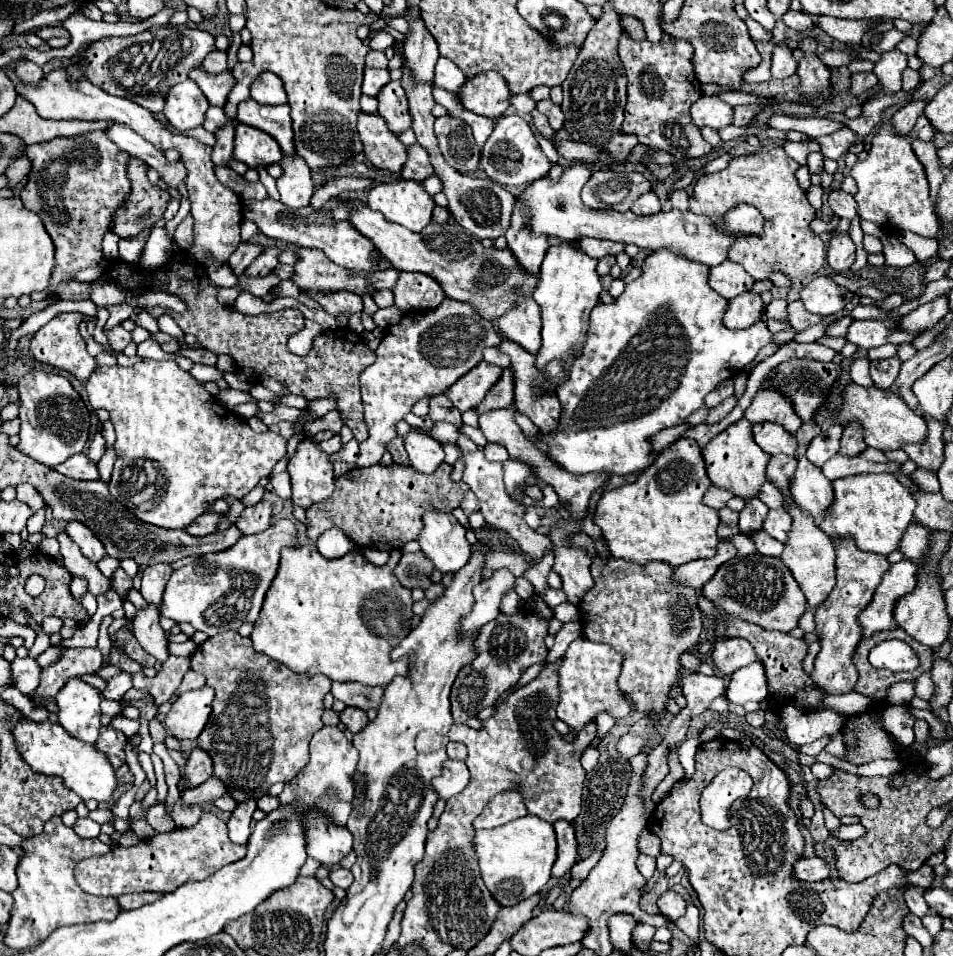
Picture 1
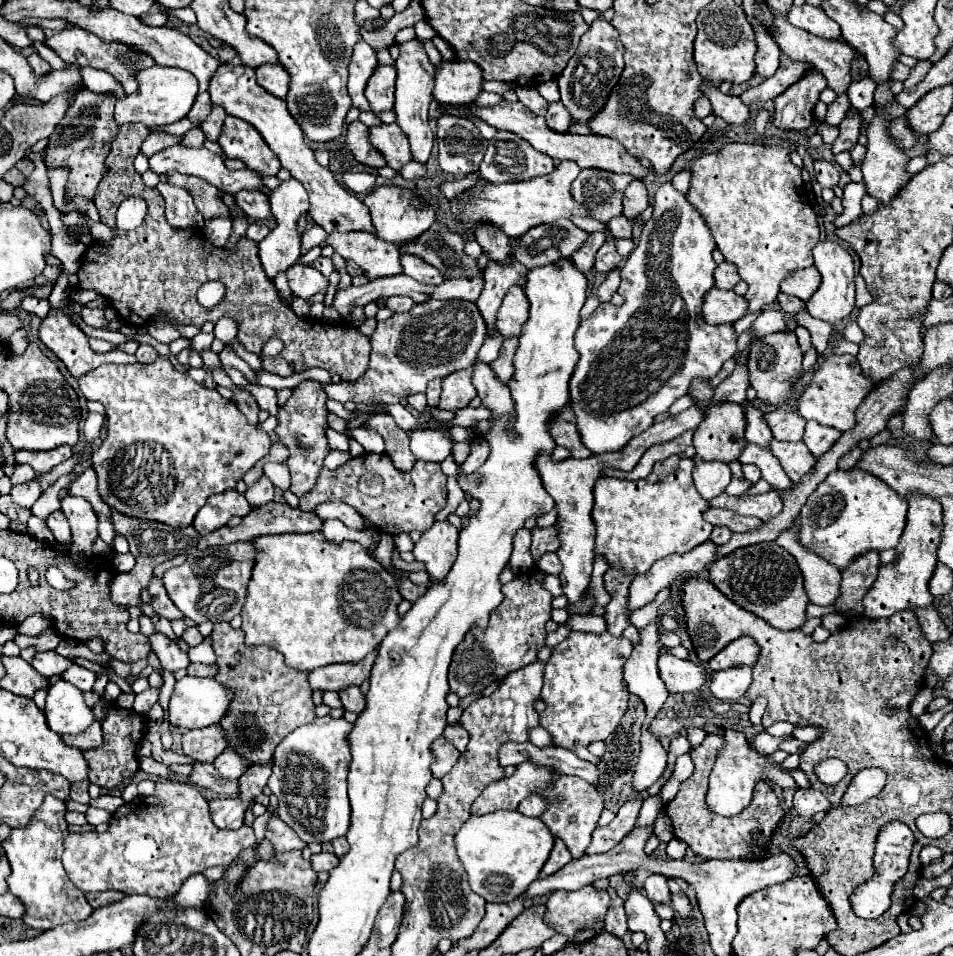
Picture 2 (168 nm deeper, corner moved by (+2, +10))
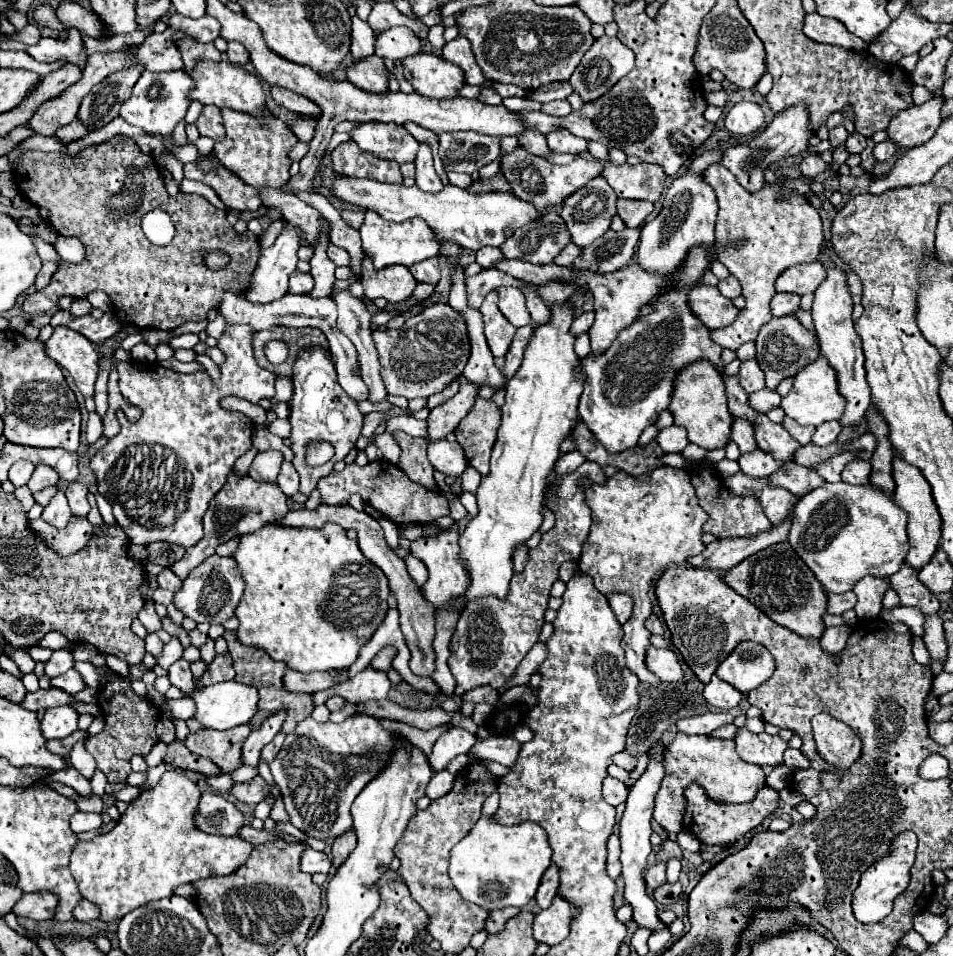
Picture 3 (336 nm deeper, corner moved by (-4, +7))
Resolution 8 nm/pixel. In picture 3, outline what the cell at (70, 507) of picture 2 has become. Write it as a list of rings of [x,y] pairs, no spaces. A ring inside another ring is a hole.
[[[69,483],[65,495],[67,495],[67,501],[69,501],[71,513],[79,519],[85,519],[89,509],[91,509],[89,501],[87,501],[87,487],[81,485],[81,483]]]

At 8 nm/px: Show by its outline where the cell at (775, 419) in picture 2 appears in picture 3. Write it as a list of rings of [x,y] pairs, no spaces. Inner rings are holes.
[[[785,417],[781,425],[783,425],[783,427],[793,435],[793,439],[797,439],[801,445],[811,443],[811,435],[813,435],[815,427],[811,427],[811,425],[809,425],[809,427],[803,427],[803,425],[795,423],[795,419],[791,419],[791,417]]]

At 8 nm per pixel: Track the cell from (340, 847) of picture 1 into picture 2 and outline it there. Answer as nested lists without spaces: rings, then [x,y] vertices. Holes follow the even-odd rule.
[[[315,718],[311,724],[295,728],[275,748],[273,774],[269,776],[267,786],[279,800],[279,818],[307,844],[331,842],[337,836],[345,836],[349,830],[351,808],[347,796],[347,774],[351,764],[351,728],[353,724],[345,718]]]

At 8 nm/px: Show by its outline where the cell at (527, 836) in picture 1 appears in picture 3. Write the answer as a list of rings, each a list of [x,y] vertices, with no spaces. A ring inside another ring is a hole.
[[[481,817],[471,831],[451,849],[449,877],[463,899],[493,911],[503,907],[525,907],[539,887],[545,869],[551,865],[551,847],[547,833],[535,823],[515,827],[499,825]]]

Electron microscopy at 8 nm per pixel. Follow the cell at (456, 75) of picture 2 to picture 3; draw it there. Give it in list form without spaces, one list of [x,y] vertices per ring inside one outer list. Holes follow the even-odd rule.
[[[417,53],[403,59],[405,77],[417,93],[431,99],[455,99],[465,85],[461,67],[443,61],[435,53]]]

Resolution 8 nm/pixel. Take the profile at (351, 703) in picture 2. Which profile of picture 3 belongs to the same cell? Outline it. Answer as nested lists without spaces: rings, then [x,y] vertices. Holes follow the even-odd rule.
[[[367,667],[365,671],[357,673],[355,677],[351,677],[347,683],[335,685],[333,689],[329,689],[331,695],[341,695],[343,699],[351,701],[351,703],[367,703],[367,701],[379,701],[385,699],[389,693],[391,681],[387,677],[387,673],[375,671],[371,667]]]

